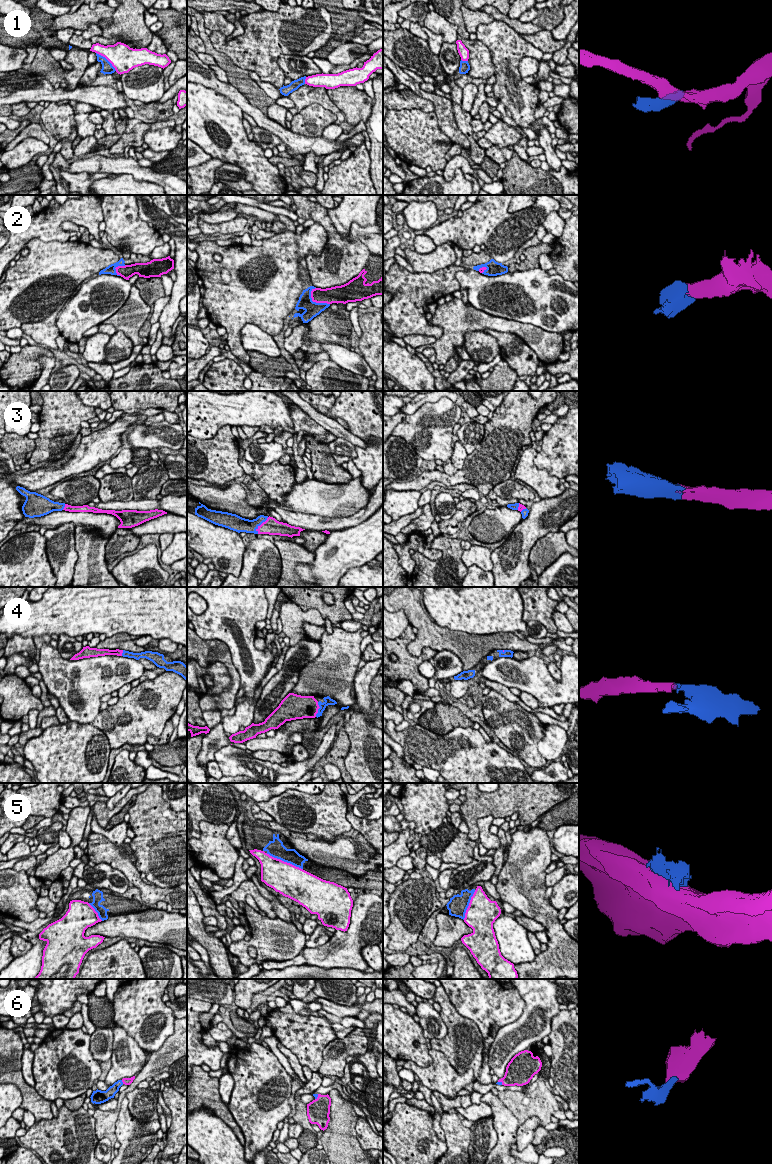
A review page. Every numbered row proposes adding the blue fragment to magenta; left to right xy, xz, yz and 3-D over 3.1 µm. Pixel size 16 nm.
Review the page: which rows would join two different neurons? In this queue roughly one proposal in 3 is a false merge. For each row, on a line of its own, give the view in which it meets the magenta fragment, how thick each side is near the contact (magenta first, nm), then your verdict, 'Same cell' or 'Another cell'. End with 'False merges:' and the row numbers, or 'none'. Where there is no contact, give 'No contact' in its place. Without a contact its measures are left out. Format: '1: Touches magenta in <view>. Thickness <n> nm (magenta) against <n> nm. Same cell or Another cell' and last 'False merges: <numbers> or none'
1: Touches magenta in xy. Thickness 400 nm (magenta) against 190 nm. Another cell
2: Touches magenta in xz. Thickness 260 nm (magenta) against 240 nm. Same cell
3: Touches magenta in xz. Thickness 280 nm (magenta) against 220 nm. Same cell
4: Touches magenta in xz. Thickness 360 nm (magenta) against 130 nm. Same cell
5: Touches magenta in xz. Thickness 480 nm (magenta) against 280 nm. Another cell
6: Touches magenta in xy. Thickness 130 nm (magenta) against 160 nm. Same cell
False merges: 1, 5

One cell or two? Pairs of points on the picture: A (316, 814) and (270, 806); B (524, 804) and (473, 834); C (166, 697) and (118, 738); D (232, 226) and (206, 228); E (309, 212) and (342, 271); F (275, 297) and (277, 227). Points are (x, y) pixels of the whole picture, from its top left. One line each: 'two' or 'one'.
A: one
B: one
C: one
D: one
E: one
F: two

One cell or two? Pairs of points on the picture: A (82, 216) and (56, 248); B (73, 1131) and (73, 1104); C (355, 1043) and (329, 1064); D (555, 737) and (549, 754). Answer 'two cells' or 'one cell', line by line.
A: two cells
B: two cells
C: one cell
D: one cell

